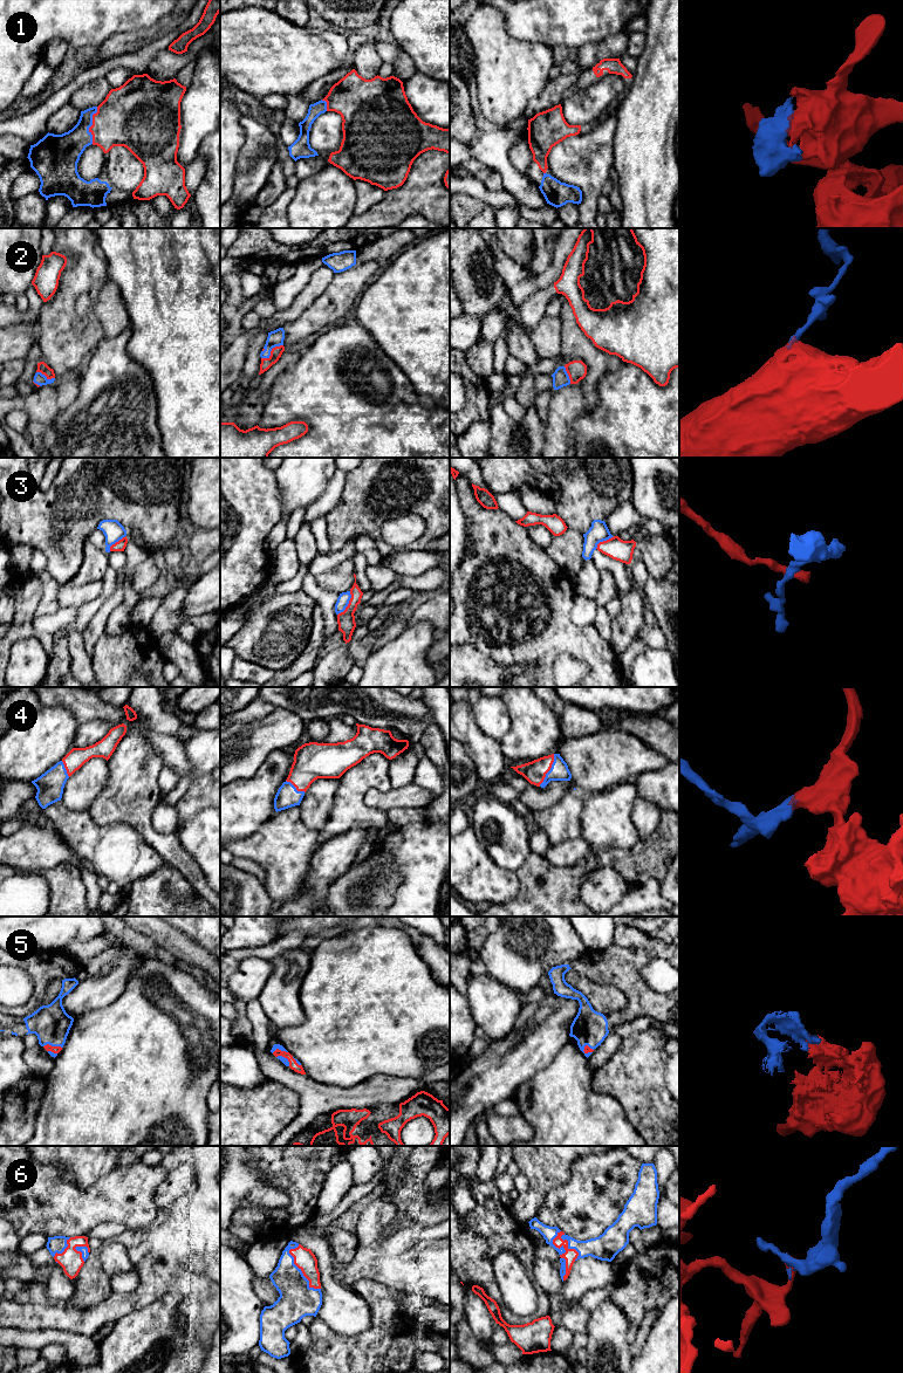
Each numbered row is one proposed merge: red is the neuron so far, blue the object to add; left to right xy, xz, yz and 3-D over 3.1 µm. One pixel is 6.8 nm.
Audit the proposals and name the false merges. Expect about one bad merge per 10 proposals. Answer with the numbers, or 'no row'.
3

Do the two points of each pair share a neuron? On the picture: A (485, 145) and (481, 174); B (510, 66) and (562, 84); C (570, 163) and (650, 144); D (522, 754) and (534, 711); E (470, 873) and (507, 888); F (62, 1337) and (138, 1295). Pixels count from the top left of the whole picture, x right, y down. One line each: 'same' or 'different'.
A: different
B: different
C: different
D: same
E: same
F: different

